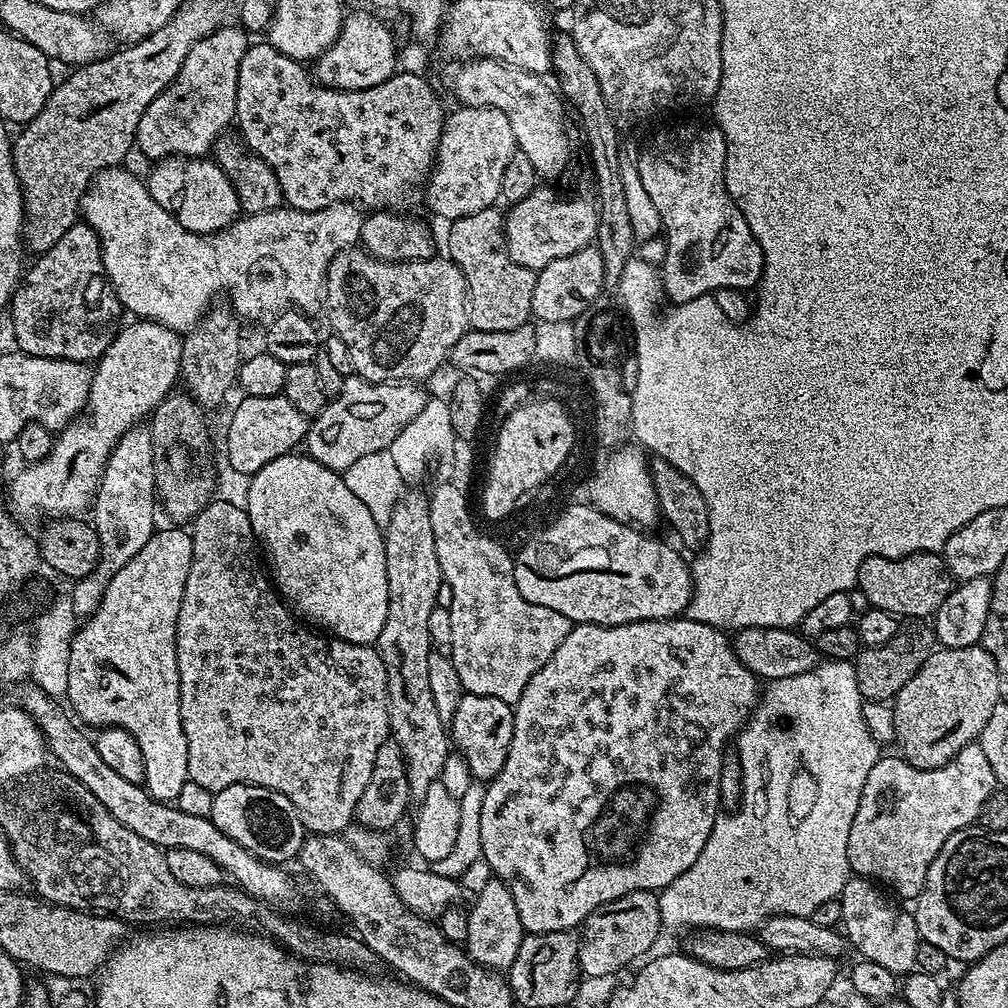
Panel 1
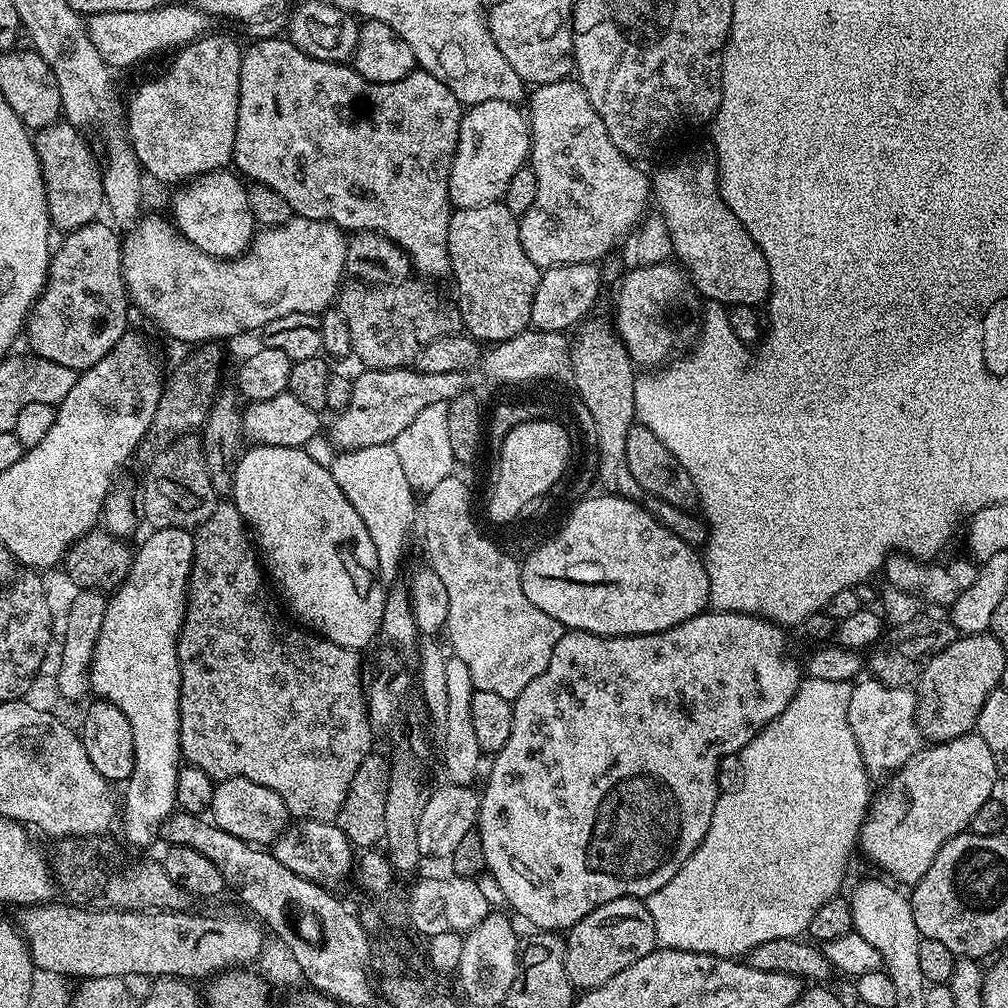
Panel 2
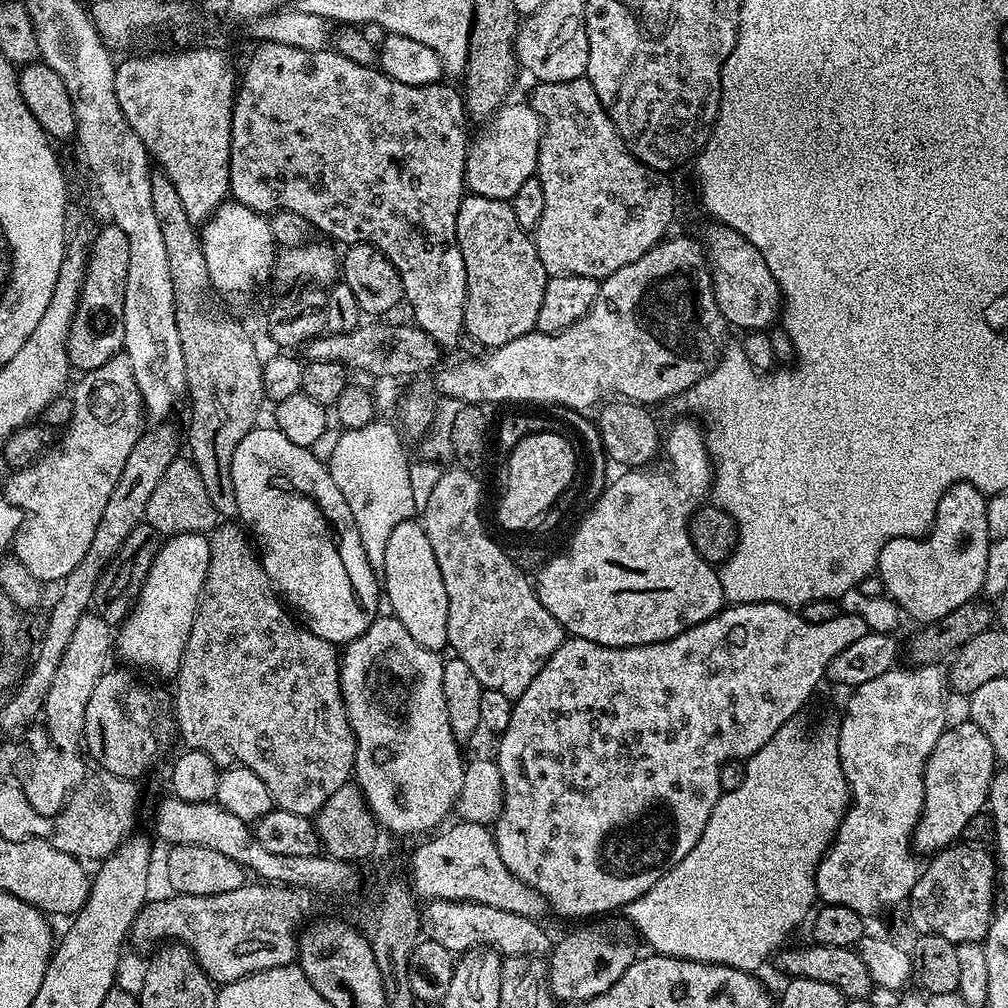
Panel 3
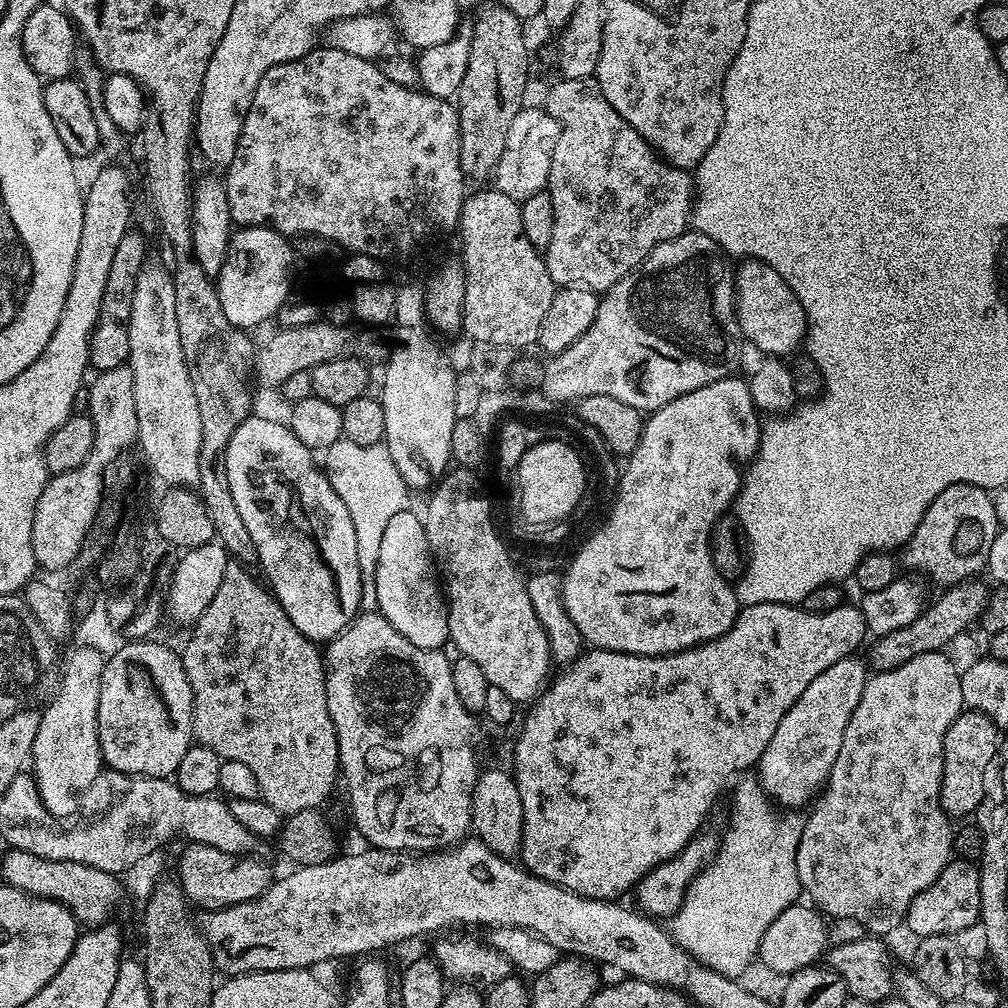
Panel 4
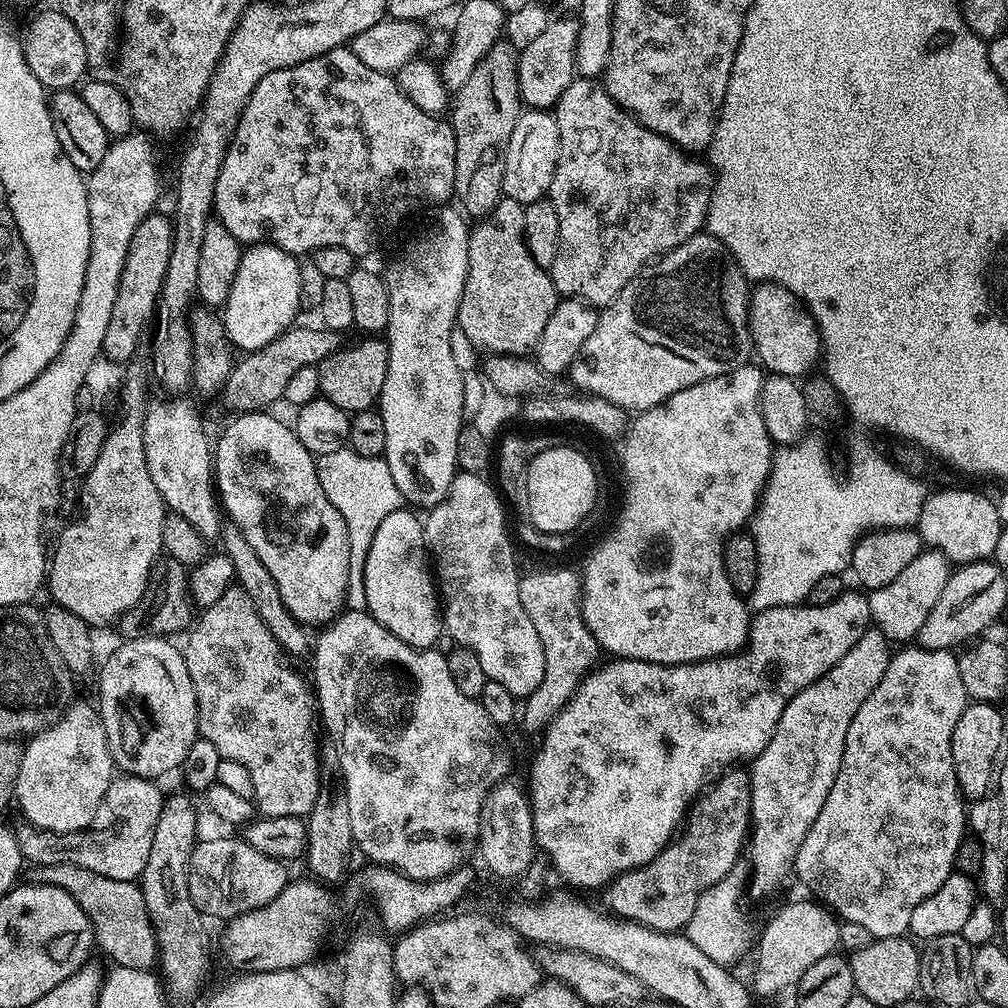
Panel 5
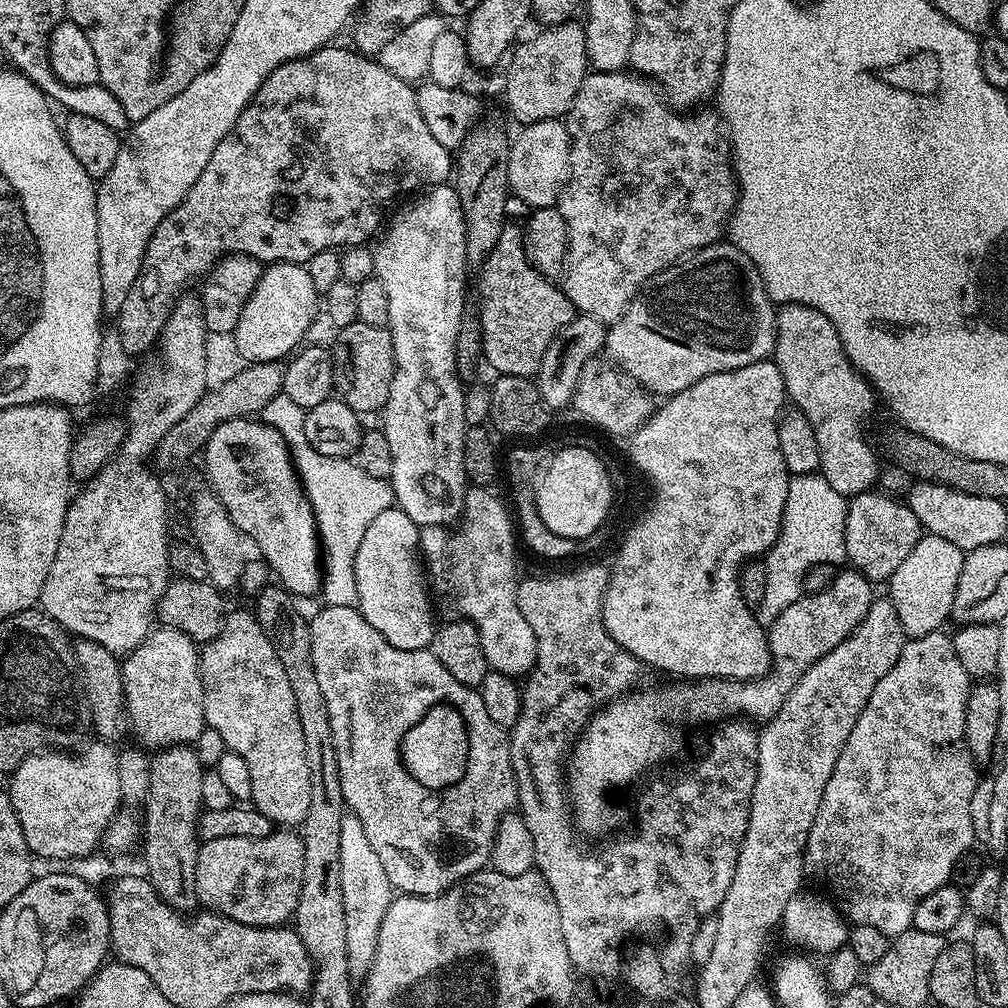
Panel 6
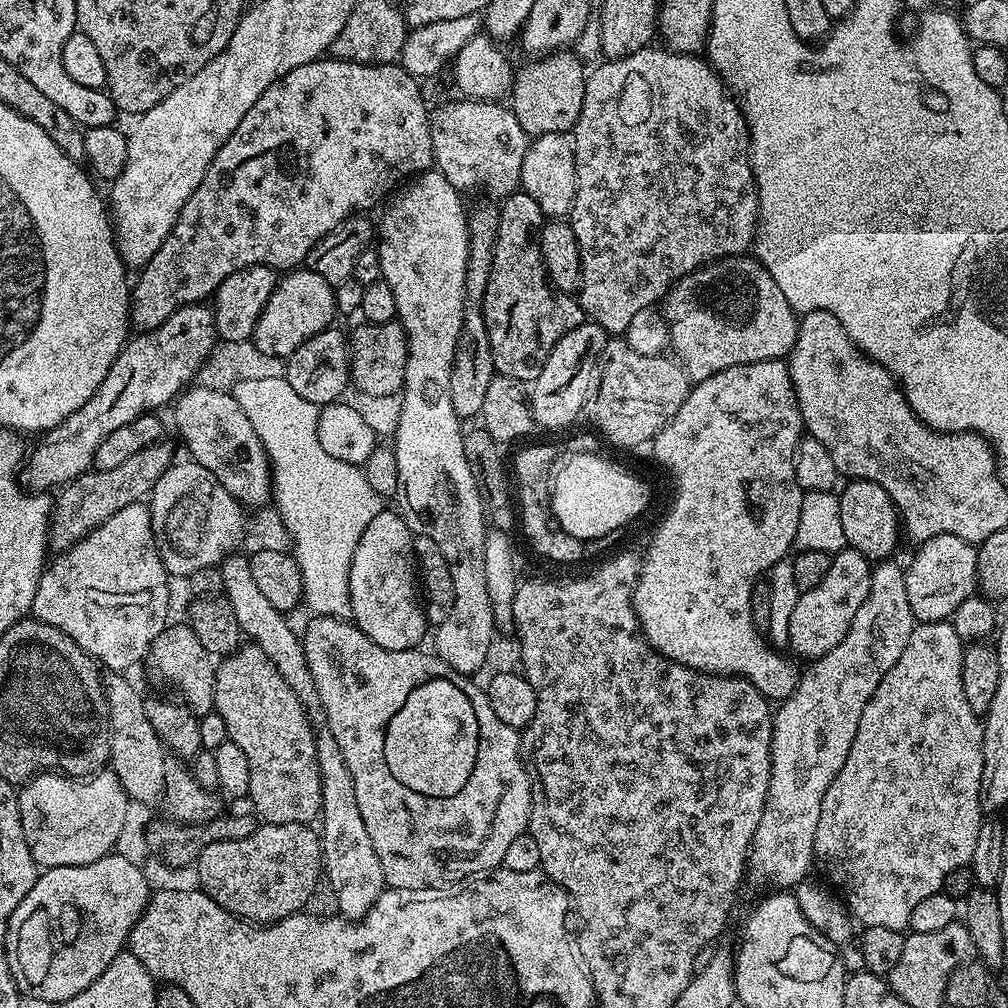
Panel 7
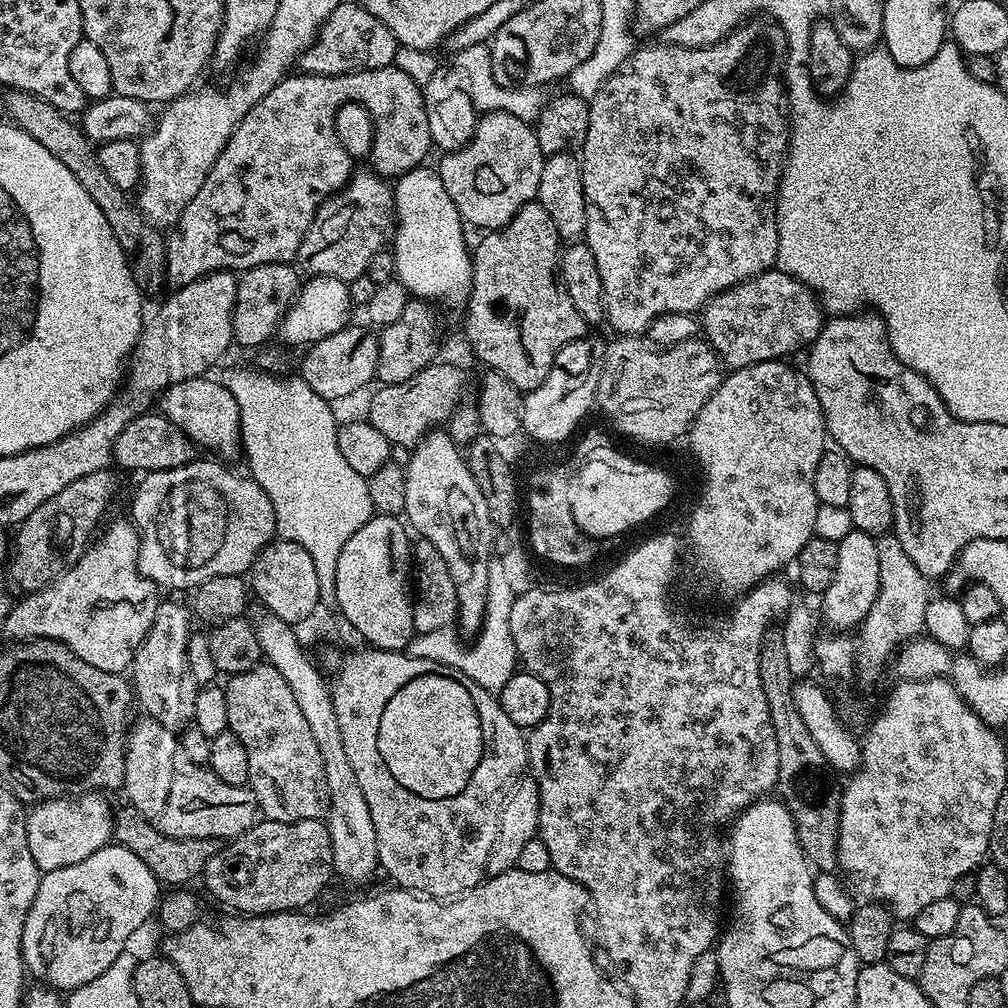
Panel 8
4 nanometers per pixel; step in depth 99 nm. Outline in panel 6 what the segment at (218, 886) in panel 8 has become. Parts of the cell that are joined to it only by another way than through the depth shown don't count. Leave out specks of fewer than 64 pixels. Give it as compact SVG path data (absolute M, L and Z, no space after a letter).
M274 830L266 838L214 838L213 840L205 840L200 845L200 853L198 854L198 866L194 870L194 886L196 887L197 901L207 911L217 912L220 916L230 918L234 922L242 922L246 926L254 926L255 928L278 928L287 925L289 921L296 915L296 907L298 906L298 898L302 894L302 870L306 867L306 850L304 849L303 835L296 836L292 830Z

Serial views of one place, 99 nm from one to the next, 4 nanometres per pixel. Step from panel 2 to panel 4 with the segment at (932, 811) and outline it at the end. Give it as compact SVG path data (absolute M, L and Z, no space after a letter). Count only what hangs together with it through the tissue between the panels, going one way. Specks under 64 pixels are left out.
M971 710L961 712L960 717L950 726L950 730L946 730L940 804L949 817L968 816L971 812L973 815L979 809L987 793L990 773L998 756L996 735L998 735L996 724L990 722L986 714Z

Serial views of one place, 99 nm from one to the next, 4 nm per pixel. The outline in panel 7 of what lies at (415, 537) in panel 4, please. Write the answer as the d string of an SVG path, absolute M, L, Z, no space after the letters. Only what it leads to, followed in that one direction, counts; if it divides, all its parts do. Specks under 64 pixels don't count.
M377 511L363 531L351 562L350 584L346 589L351 617L356 626L383 649L413 651L421 645L428 630L412 551L413 539L414 534L397 511Z

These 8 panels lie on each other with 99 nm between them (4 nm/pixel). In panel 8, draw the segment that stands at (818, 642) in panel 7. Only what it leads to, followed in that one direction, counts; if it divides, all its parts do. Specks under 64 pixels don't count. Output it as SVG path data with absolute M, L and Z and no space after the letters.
M853 530L838 541L837 558L830 582L822 591L820 612L832 630L855 629L863 622L878 590L878 556L876 536L870 532Z

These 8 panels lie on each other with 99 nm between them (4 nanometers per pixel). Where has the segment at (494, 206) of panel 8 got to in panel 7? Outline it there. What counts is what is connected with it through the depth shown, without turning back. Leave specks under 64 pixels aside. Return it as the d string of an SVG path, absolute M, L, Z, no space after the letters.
M459 99L431 113L434 168L461 194L489 192L495 198L509 196L520 188L522 158L526 158L529 136L518 126L511 107L503 108L503 103L490 100Z

